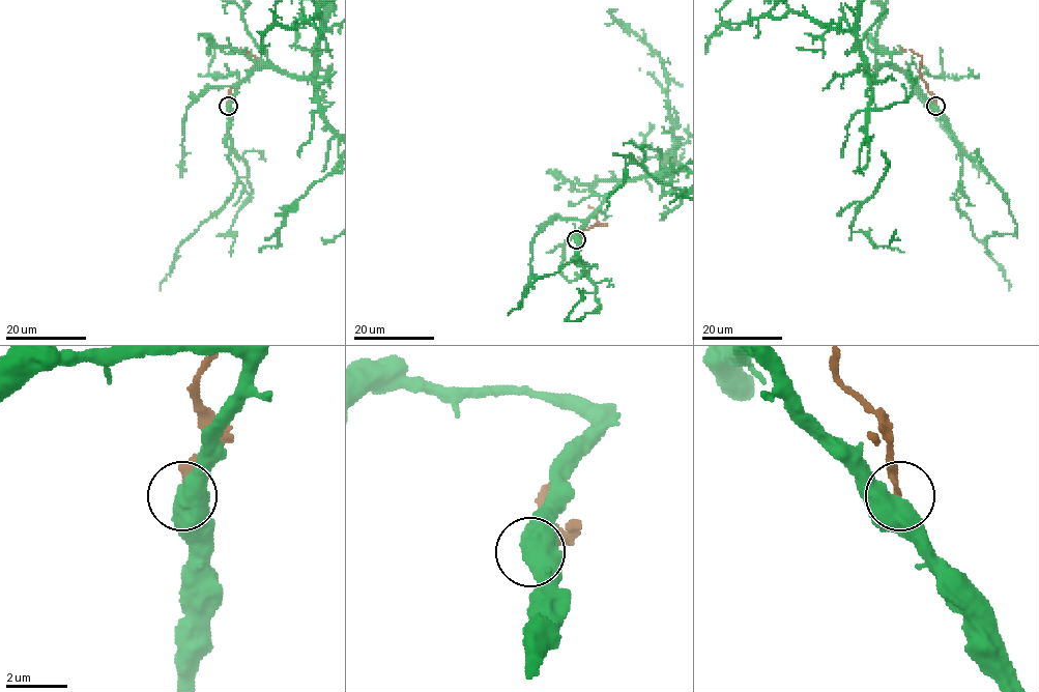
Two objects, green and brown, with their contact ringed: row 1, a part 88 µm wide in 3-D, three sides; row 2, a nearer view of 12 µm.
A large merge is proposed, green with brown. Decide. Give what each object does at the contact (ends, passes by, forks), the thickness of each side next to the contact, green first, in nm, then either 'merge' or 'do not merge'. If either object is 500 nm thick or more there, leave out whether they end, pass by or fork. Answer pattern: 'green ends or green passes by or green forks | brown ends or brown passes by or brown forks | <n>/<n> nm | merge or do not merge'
500/300 nm | do not merge

